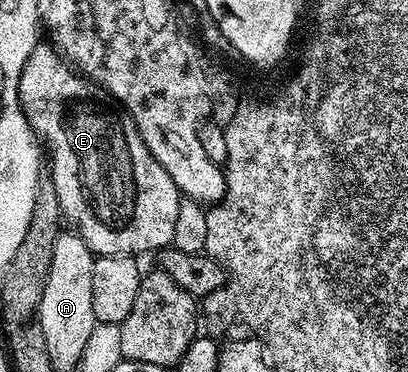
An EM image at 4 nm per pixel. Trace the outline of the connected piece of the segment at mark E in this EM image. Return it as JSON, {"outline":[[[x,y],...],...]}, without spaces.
{"outline":[[[40,43],[34,48],[32,55],[28,55],[28,63],[24,65],[24,71],[20,75],[18,98],[28,123],[34,128],[34,134],[38,136],[39,142],[41,142],[45,152],[48,154],[48,160],[52,169],[52,180],[56,185],[56,194],[62,208],[63,218],[67,222],[71,221],[74,224],[71,226],[84,239],[84,243],[91,253],[100,257],[128,257],[139,255],[138,253],[150,253],[153,249],[161,251],[171,244],[177,212],[180,208],[180,194],[176,183],[172,183],[168,171],[164,171],[164,167],[160,167],[160,163],[156,163],[156,159],[148,151],[148,147],[144,143],[144,139],[129,113],[102,86],[94,84],[89,77],[71,68],[64,60],[62,54],[53,45]]]}

